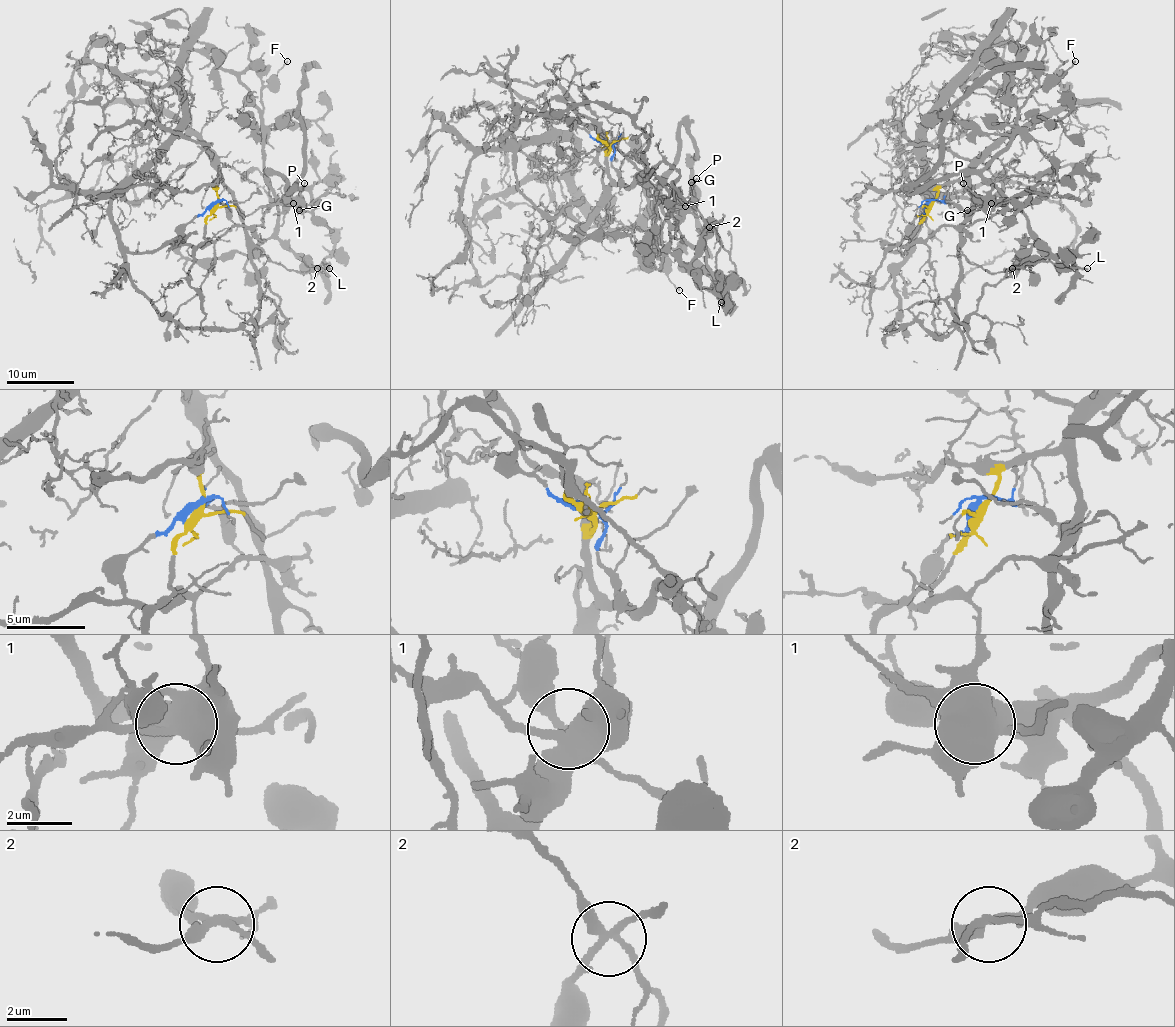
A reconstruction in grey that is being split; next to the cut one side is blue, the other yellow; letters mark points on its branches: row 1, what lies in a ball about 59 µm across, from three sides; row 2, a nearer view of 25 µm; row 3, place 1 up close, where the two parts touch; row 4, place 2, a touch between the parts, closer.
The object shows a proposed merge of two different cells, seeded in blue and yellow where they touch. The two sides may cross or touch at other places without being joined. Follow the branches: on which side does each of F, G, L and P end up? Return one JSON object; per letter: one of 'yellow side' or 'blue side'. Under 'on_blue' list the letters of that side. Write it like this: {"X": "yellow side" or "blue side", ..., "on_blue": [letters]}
{"F": "blue side", "G": "blue side", "L": "yellow side", "P": "blue side", "on_blue": ["F", "G", "P"]}

